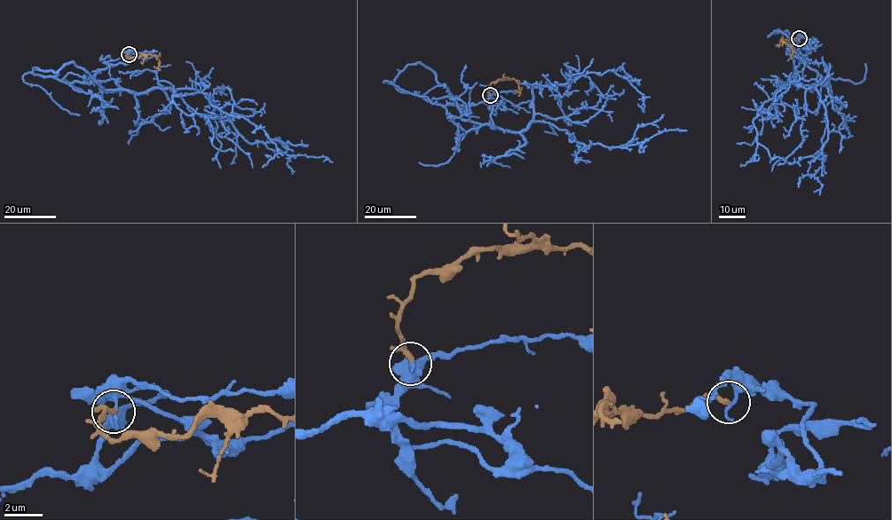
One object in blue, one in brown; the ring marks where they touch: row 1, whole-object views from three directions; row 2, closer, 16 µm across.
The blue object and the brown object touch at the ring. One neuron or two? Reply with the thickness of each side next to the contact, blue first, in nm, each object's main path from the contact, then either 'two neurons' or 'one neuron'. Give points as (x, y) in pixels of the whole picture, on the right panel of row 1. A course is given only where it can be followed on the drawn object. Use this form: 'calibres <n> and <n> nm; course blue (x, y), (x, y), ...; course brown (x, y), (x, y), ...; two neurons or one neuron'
calibres 240 and 180 nm; course blue (799, 38), (806, 58), (769, 36), (826, 85), (780, 84), (757, 112), (777, 165); course brown (799, 38), (783, 41), (782, 38), (792, 50), (791, 56), (790, 53); two neurons

